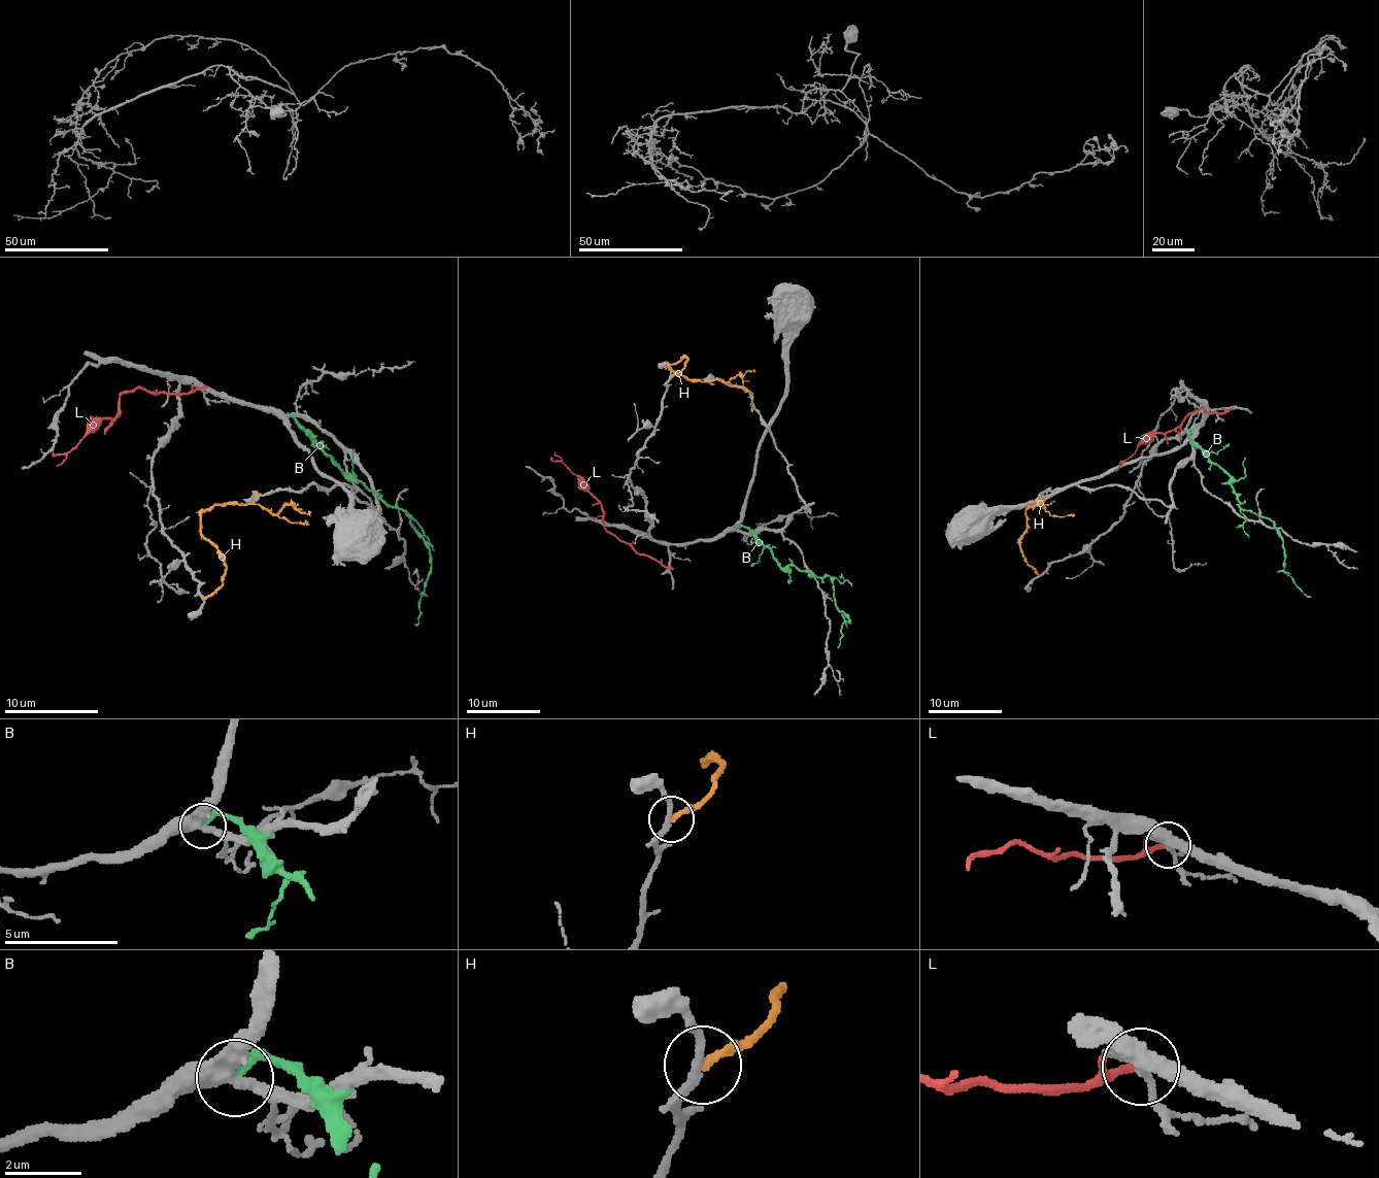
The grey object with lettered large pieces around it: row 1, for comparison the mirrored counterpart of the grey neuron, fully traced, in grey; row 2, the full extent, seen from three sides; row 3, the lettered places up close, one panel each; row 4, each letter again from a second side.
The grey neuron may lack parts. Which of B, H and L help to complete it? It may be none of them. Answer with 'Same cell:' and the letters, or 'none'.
Same cell: none

